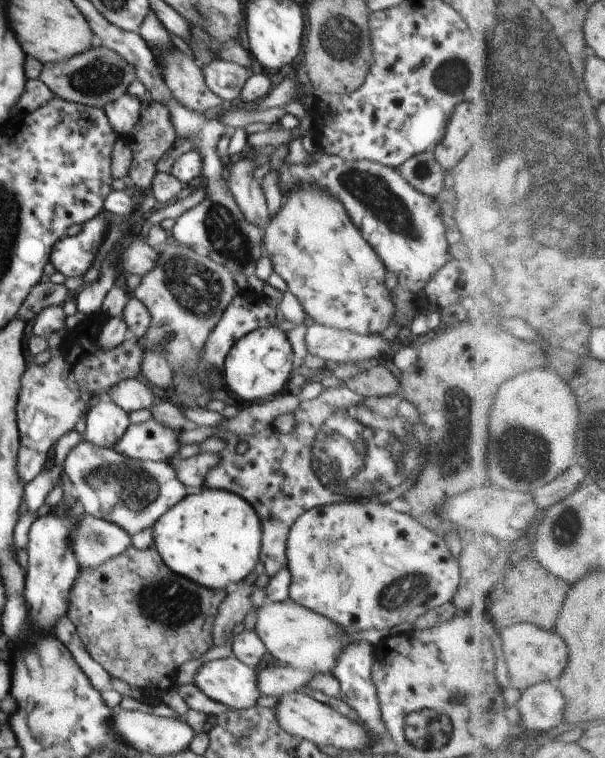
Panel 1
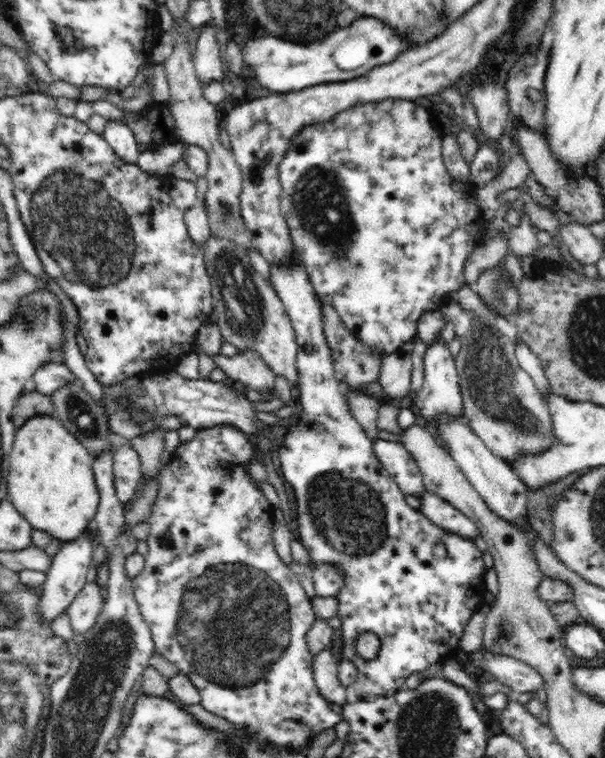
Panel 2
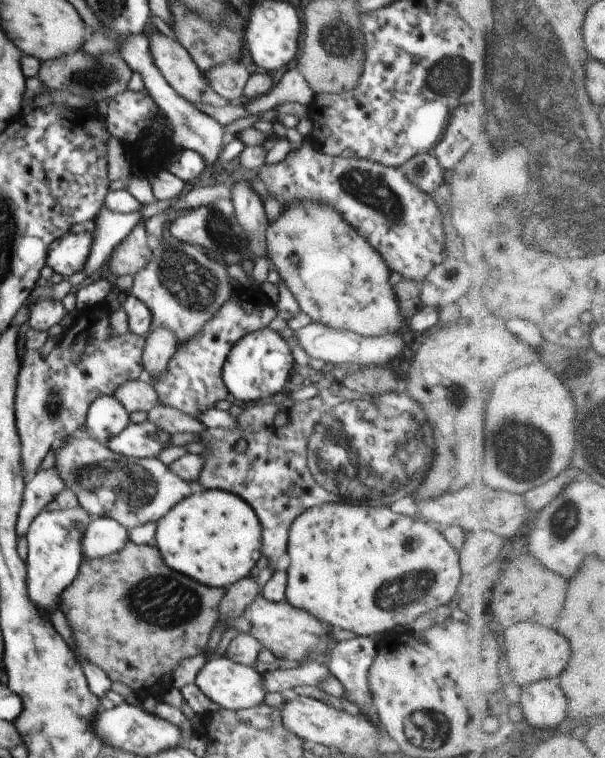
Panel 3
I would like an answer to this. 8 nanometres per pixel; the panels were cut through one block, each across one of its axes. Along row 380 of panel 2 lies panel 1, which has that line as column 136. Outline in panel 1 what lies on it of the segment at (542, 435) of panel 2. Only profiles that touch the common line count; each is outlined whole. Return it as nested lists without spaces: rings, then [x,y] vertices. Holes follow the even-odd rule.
[[[86,440],[80,441],[80,444],[68,453],[62,464],[63,468],[72,481],[72,492],[79,500],[82,510],[96,518],[116,523],[130,536],[153,527],[160,516],[188,494],[186,486],[177,479],[174,466],[162,461],[136,460],[116,452],[113,448],[99,447]]]

